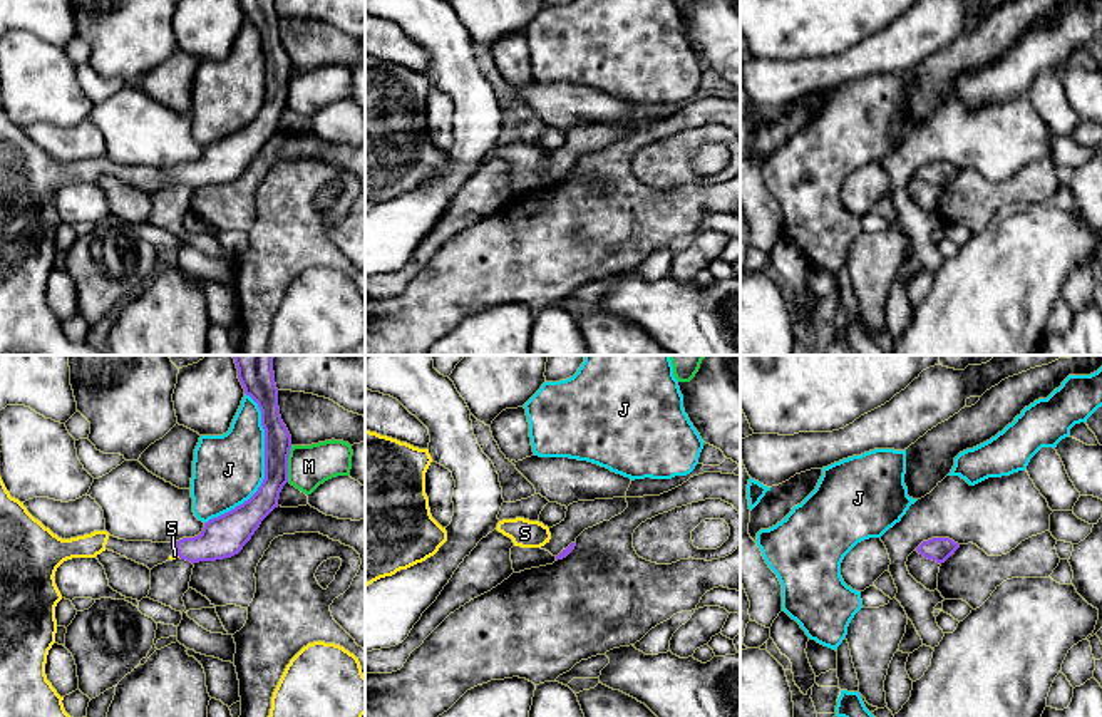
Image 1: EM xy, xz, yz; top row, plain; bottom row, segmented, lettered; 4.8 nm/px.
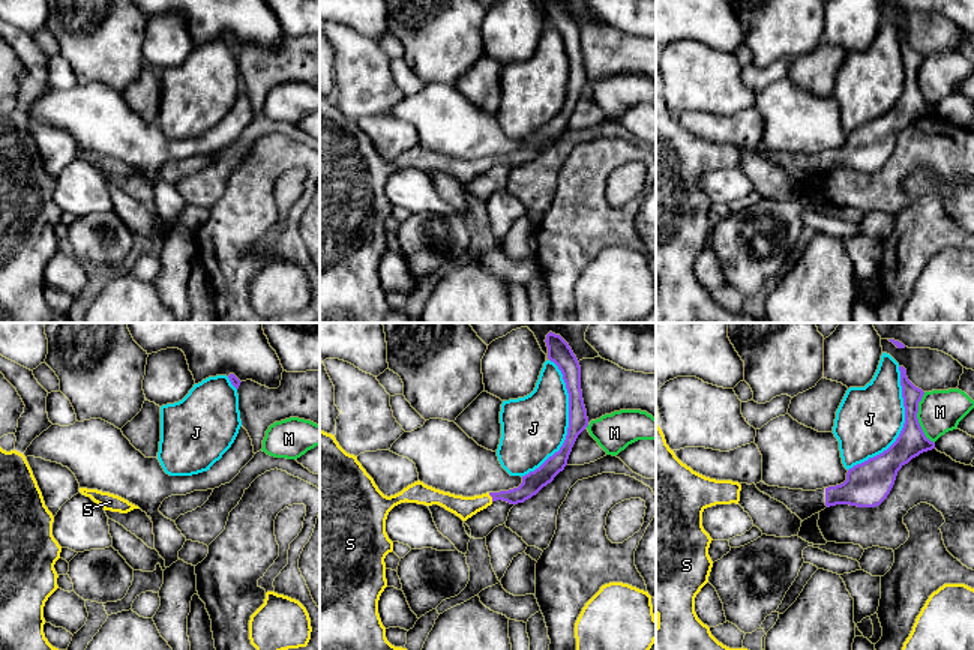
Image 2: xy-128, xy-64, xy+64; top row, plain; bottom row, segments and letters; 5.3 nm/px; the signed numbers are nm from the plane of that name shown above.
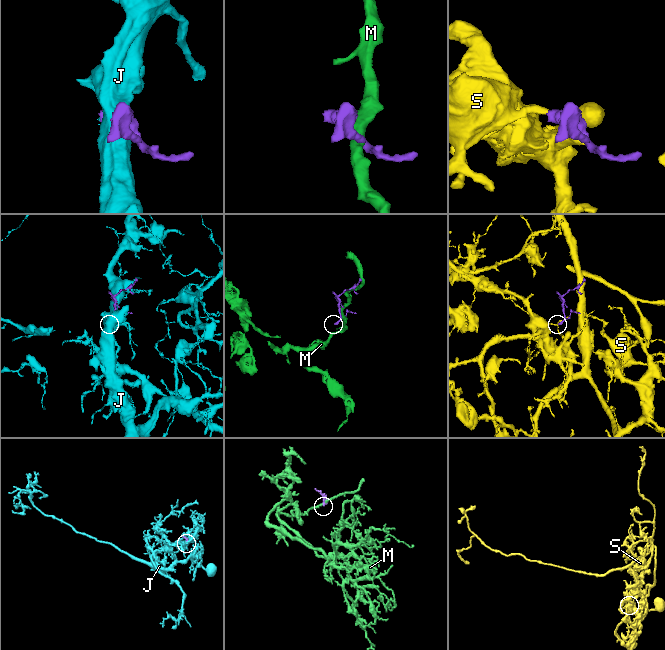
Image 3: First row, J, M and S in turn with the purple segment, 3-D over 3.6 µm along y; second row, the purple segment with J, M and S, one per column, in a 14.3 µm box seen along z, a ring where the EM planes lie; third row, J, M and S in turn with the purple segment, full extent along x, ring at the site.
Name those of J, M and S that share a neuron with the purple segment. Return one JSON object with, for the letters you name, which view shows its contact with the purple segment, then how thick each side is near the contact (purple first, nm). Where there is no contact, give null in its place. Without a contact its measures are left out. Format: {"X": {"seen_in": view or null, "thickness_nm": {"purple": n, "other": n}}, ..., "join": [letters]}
{"S": {"seen_in": "xy", "thickness_nm": {"purple": 200, "other": 30}}, "join": ["S"]}

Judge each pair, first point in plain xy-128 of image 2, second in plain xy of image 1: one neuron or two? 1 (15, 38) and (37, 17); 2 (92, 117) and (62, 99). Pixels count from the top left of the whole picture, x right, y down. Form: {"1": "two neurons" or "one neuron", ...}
{"1": "two neurons", "2": "two neurons"}

